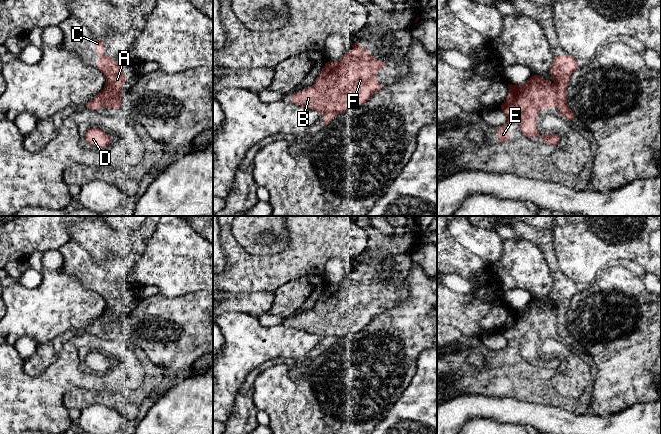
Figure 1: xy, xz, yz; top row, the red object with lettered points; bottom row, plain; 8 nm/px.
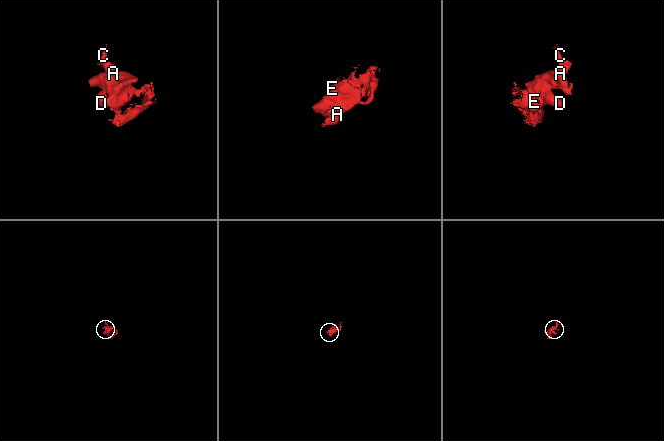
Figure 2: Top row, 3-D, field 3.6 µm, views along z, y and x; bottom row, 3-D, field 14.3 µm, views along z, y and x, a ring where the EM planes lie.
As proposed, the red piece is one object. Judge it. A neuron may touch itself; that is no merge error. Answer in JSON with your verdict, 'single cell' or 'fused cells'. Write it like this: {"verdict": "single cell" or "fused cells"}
{"verdict": "fused cells"}

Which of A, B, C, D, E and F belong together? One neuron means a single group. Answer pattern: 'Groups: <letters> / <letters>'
Groups: A C / B D E F

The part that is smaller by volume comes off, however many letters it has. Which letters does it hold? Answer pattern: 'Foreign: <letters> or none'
Foreign: A, C

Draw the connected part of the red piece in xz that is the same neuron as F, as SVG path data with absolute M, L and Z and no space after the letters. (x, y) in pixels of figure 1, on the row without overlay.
M354 267L352 274L336 286L327 286L314 308L309 312L292 318L292 327L324 338L342 338L367 326L372 318L381 314L377 297L387 289L372 280L360 267Z

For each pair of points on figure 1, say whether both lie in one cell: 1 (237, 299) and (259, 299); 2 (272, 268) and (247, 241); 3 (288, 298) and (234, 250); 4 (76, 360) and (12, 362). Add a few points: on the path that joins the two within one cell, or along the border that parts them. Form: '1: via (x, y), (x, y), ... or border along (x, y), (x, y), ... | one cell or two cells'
1: via (242, 299), (254, 299) | one cell
2: border along (239, 244), (261, 255), (283, 250) | two cells
3: border along (298, 277), (288, 280), (272, 291) | two cells
4: via (59, 377), (55, 381), (28, 381), (26, 379) | one cell

